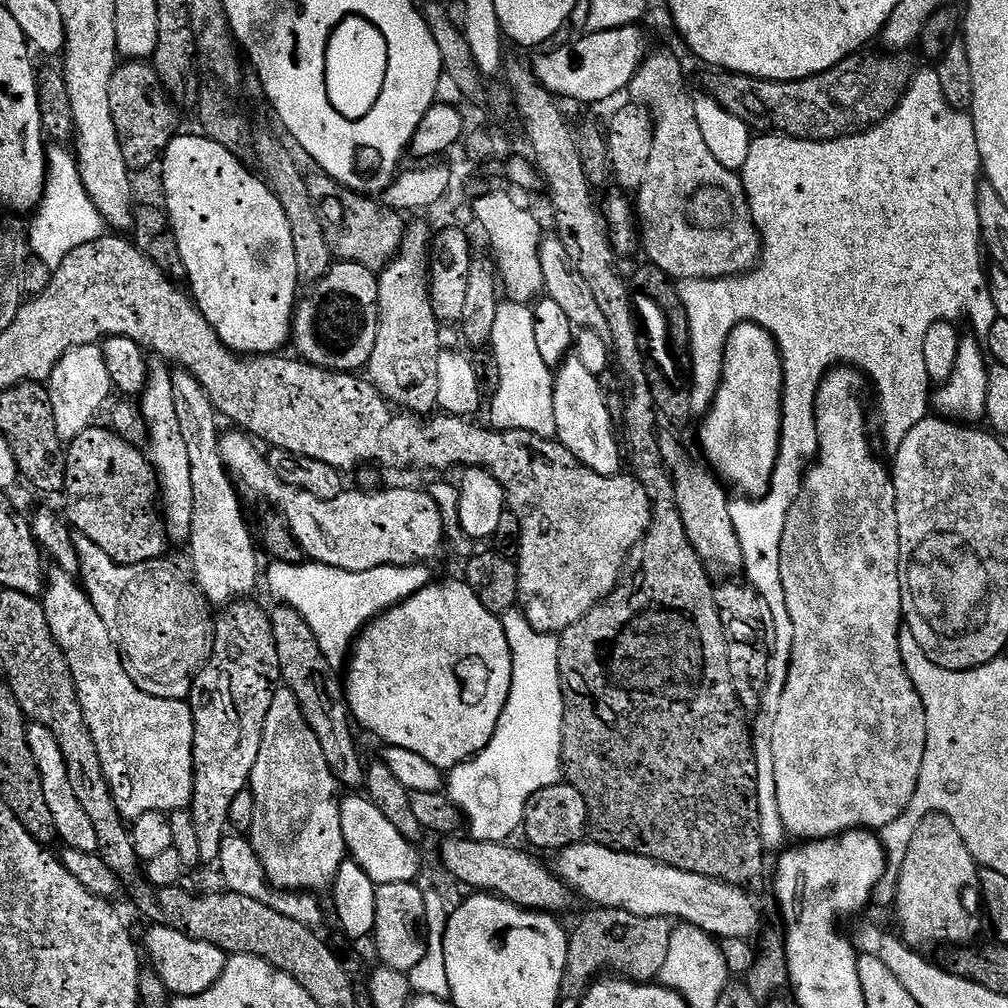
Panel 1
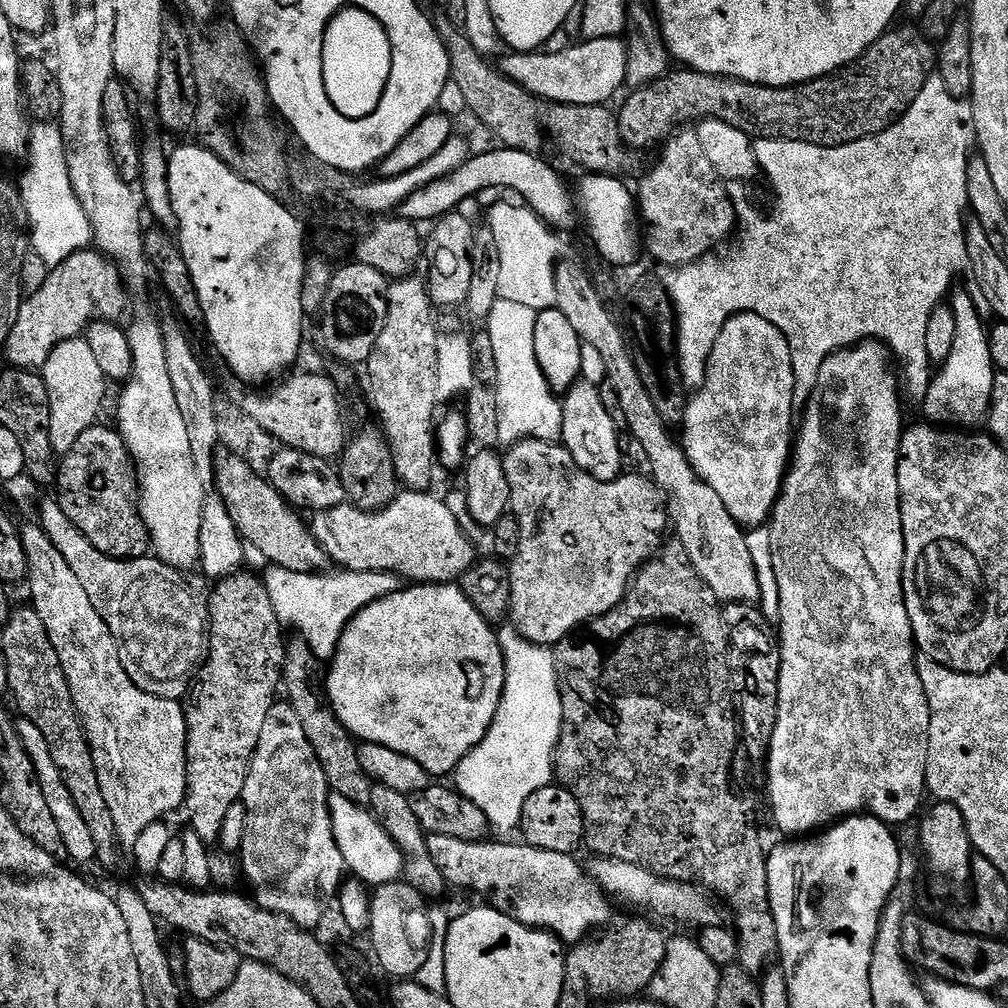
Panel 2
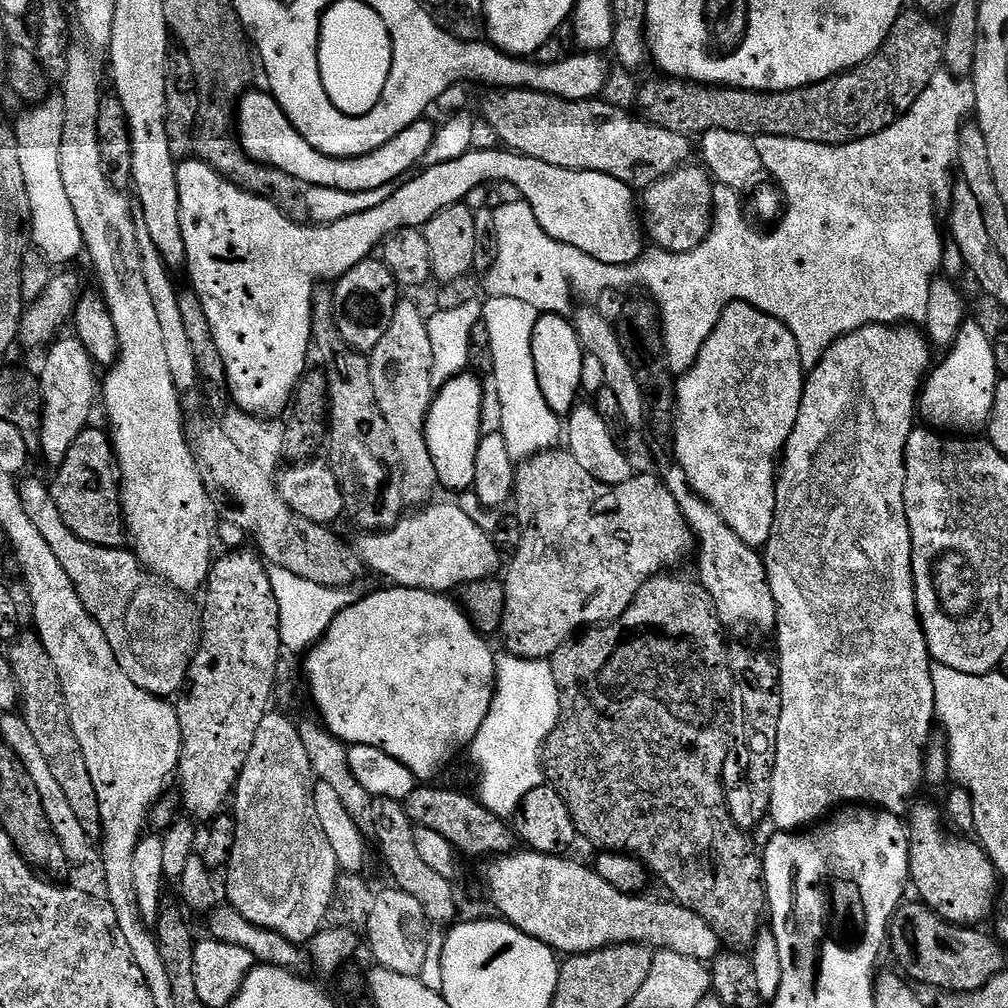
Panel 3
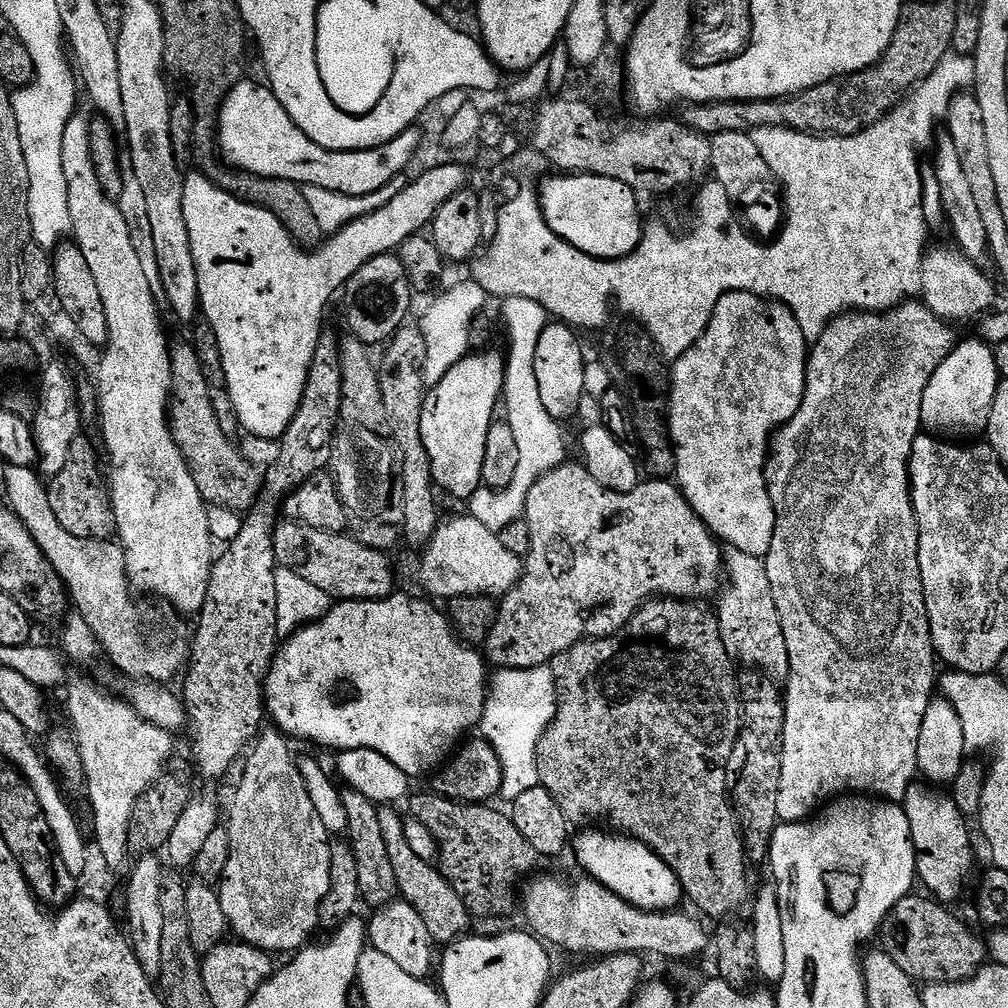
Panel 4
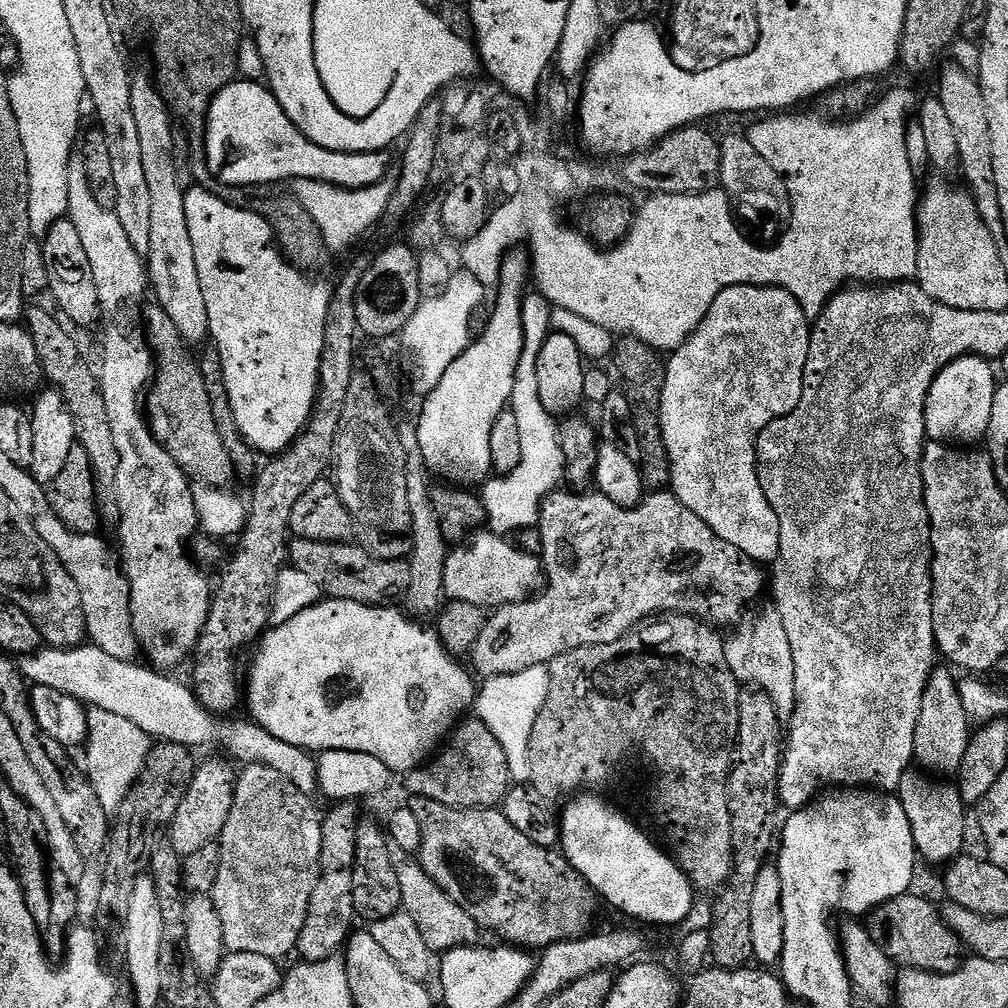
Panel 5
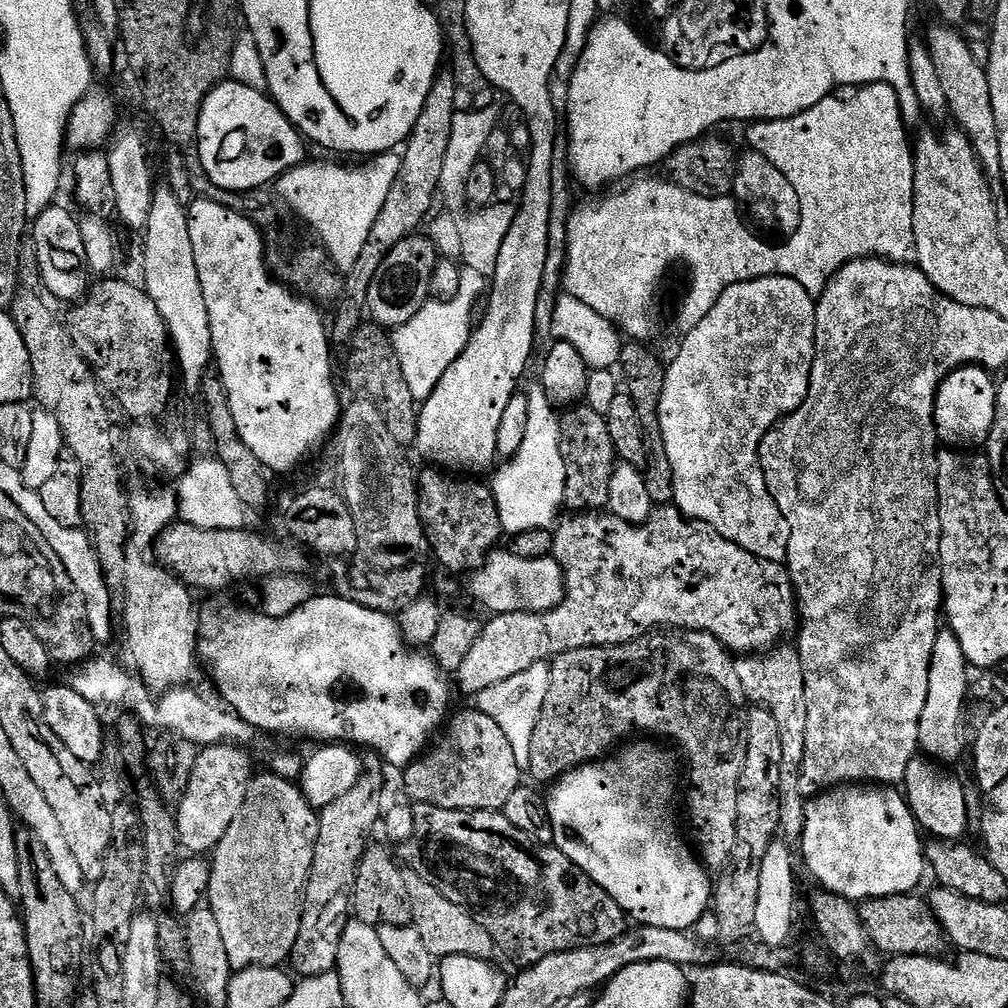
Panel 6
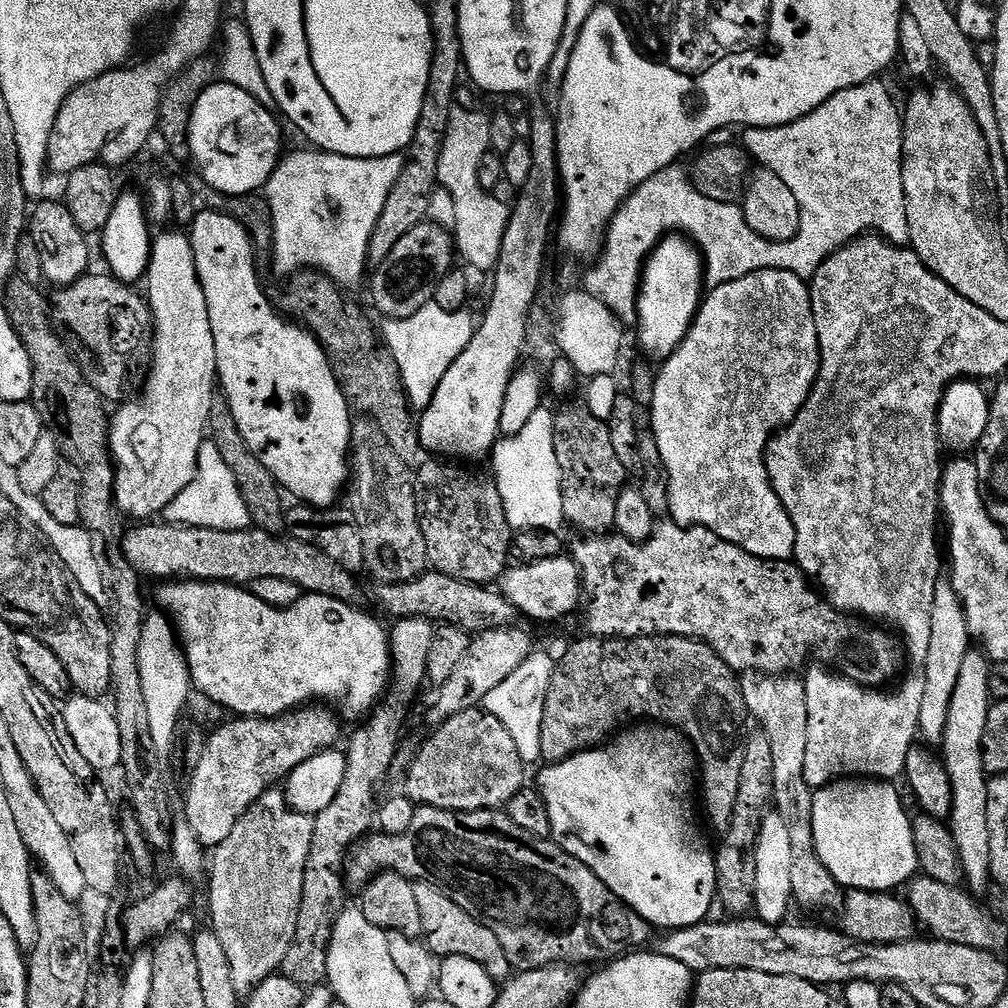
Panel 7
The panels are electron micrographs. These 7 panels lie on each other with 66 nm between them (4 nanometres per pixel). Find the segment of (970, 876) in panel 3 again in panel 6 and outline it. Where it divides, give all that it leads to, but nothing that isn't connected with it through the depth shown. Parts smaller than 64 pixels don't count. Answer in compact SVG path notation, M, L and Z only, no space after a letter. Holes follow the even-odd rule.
M917 754L910 766L906 766L902 792L912 817L927 835L929 832L929 837L956 842L968 828L968 796L964 793L963 782L948 771L952 770L923 754Z

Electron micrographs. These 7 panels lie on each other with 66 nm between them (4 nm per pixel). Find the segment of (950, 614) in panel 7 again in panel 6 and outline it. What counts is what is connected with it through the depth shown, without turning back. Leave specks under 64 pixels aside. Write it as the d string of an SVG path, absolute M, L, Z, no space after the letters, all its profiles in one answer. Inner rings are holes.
M942 630L936 636L936 641L934 642L934 654L930 658L930 690L926 694L926 707L922 710L922 718L918 722L918 738L920 739L919 751L923 755L945 765L951 765L951 760L956 760L960 755L965 755L966 752L966 740L964 744L964 703L968 700L968 672L970 673L970 665L968 659L962 654L962 646L958 642L958 638L954 635L951 630Z

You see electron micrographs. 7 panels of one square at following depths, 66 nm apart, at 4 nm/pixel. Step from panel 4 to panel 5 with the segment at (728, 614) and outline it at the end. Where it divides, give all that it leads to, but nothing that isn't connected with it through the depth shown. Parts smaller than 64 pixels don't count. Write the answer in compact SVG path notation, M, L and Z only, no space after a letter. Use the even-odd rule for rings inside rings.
M768 606L768 609L753 624L747 624L745 623L743 627L736 630L741 630L741 632L734 633L732 637L729 635L725 639L726 663L730 665L734 678L739 680L741 685L751 686L768 695L774 702L781 721L791 721L792 716L796 713L796 687L794 686L794 654L790 651L790 638L786 638L786 626L782 626L780 613L772 606Z

